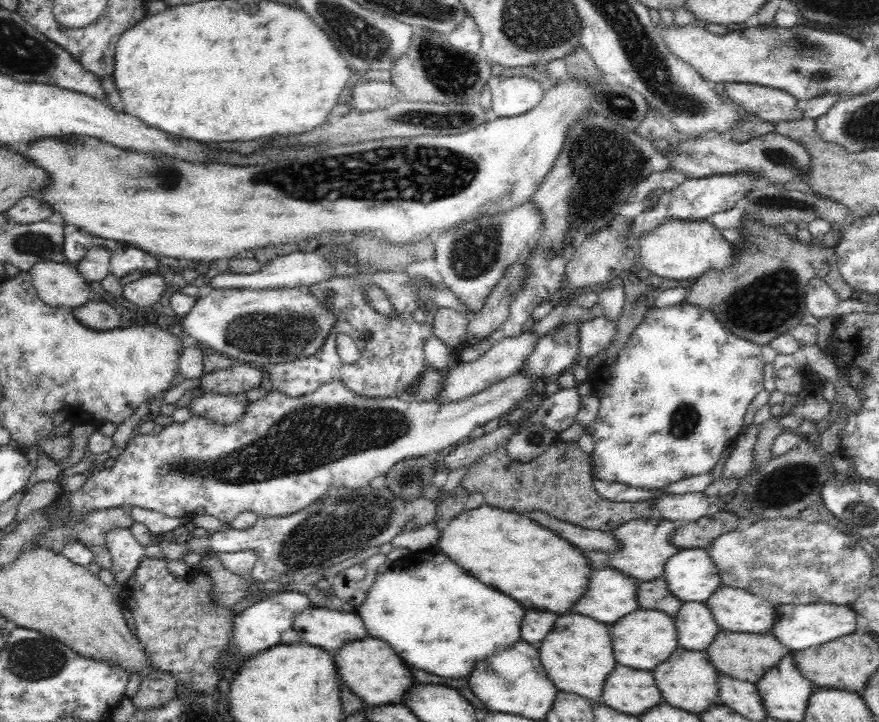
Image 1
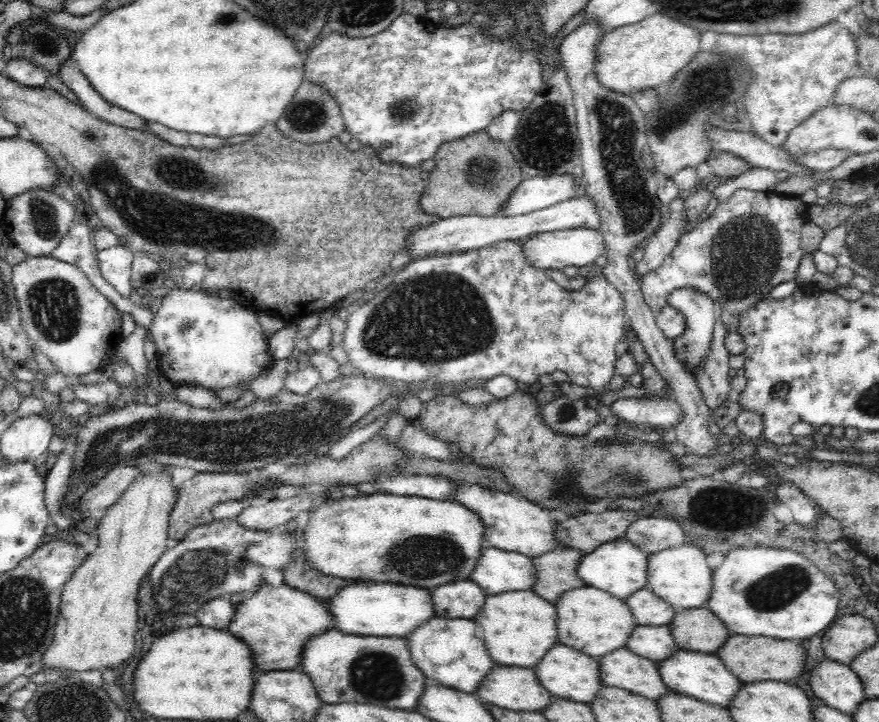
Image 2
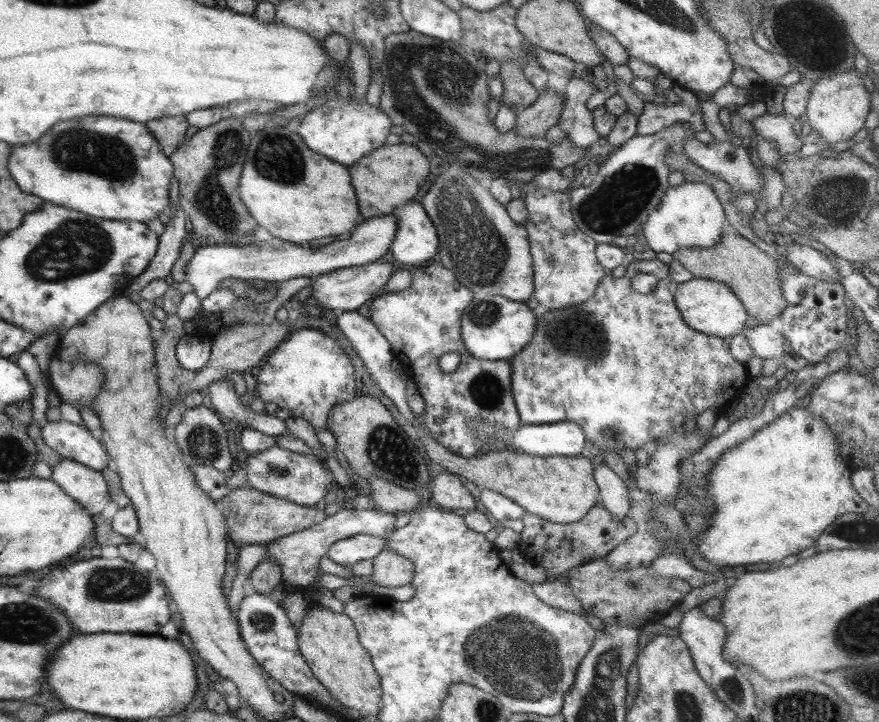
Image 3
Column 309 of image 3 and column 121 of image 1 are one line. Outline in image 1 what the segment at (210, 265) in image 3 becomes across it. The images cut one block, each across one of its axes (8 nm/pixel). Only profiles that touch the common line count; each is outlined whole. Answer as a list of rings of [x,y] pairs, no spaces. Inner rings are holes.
[[[121,244],[110,252],[110,270],[117,279],[128,276],[132,272],[149,274],[156,266],[158,266],[158,258],[155,254],[136,247]]]

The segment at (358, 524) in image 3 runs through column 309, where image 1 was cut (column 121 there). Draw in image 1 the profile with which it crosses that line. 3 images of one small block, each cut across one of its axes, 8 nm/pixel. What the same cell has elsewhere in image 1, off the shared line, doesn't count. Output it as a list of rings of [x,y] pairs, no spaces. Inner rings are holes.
[[[113,529],[107,535],[107,548],[112,556],[111,573],[116,584],[124,586],[145,557],[145,548],[128,529]]]

